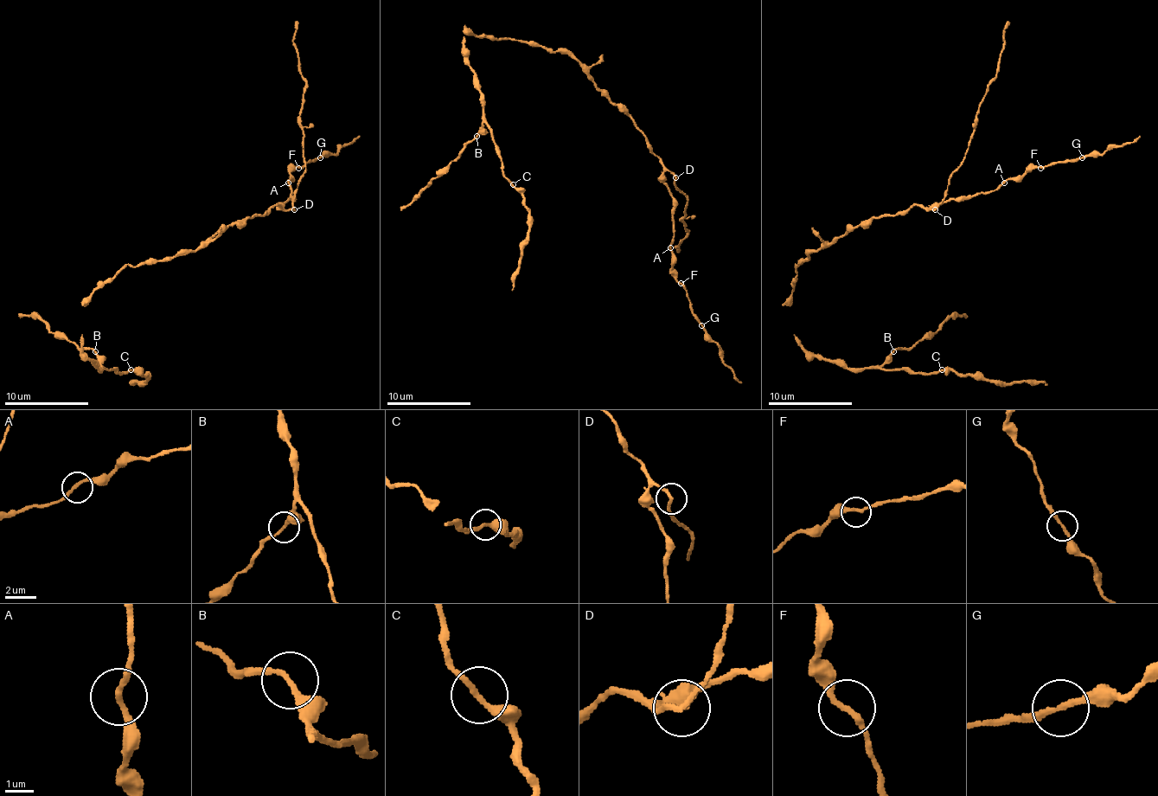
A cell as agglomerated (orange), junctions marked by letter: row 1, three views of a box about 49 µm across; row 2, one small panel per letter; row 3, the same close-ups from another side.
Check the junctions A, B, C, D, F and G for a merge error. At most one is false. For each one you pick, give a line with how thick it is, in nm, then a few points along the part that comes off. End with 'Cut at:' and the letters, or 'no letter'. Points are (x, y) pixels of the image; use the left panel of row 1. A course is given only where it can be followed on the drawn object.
D: 190 nm thick; foreign part runs (295, 210), (292, 200), (305, 170), (301, 103), (305, 80), (301, 75), (295, 48), (297, 21)
Cut at: D

